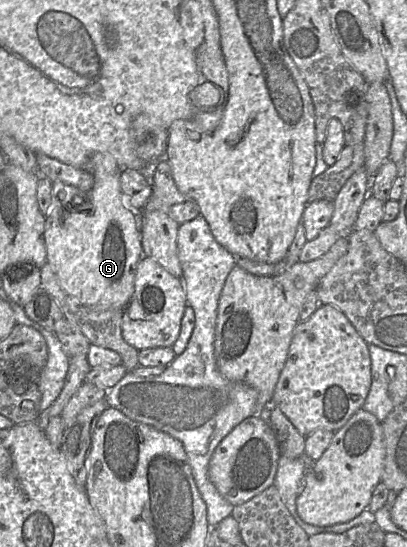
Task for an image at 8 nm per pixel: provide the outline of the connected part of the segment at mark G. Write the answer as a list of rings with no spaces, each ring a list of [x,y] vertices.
[[[97,152],[91,157],[91,173],[94,186],[89,191],[52,182],[51,209],[45,218],[44,242],[47,262],[53,267],[64,291],[83,306],[98,309],[125,309],[134,293],[137,265],[142,256],[139,214],[125,202],[120,186],[121,168],[108,152]]]

